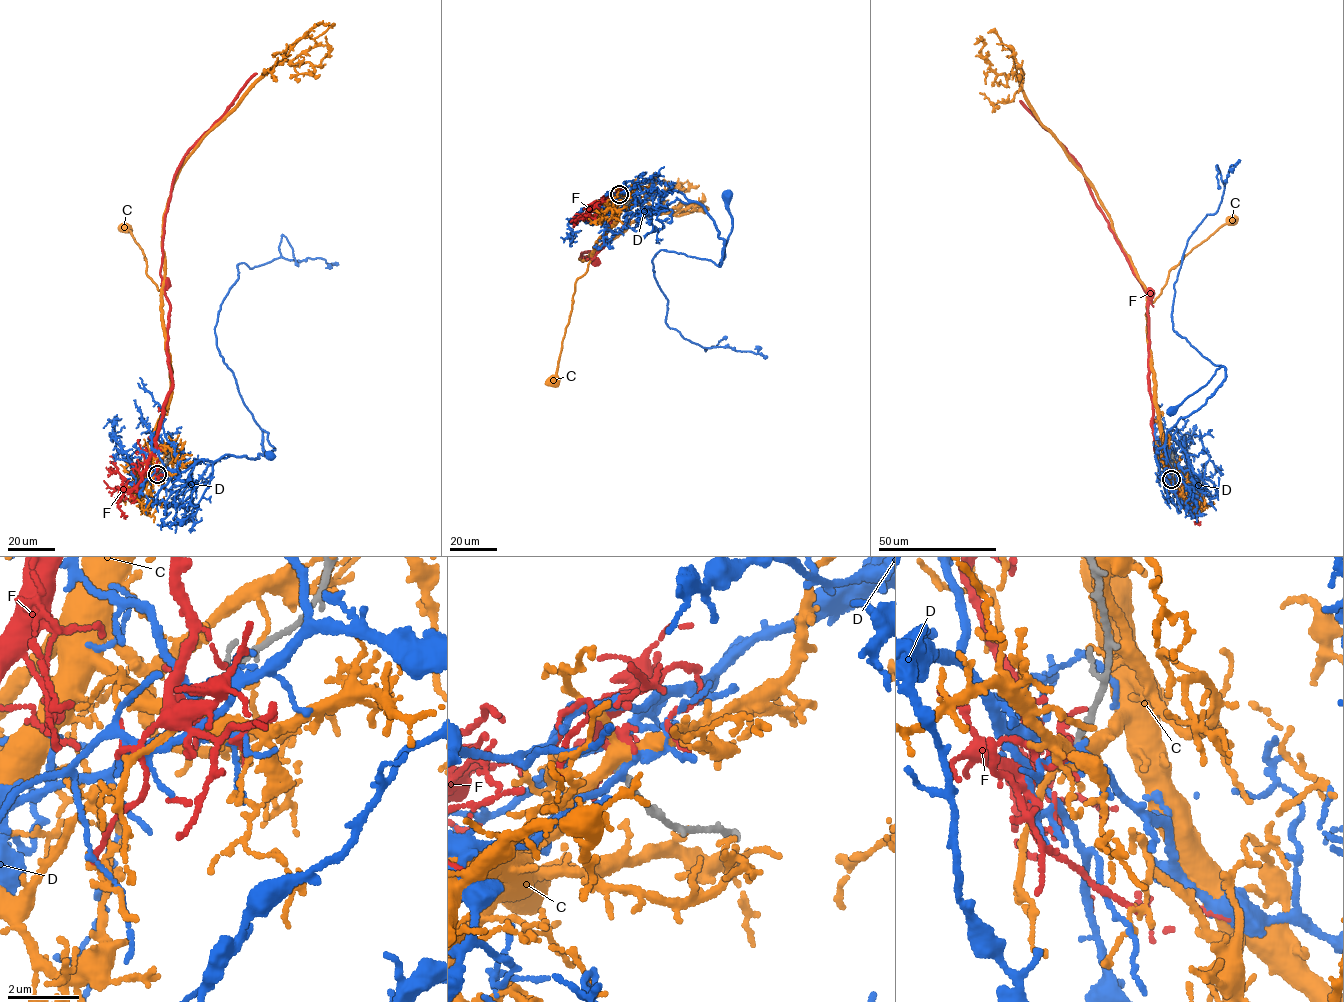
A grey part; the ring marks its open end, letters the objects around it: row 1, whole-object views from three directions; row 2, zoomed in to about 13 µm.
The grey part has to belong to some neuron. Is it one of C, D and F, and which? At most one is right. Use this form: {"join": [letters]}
{"join": ["D"]}

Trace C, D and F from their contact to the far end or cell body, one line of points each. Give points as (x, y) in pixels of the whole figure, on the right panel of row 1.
C: (1171, 479), (1175, 467), (1169, 459), (1155, 402), (1147, 304), (1161, 292), (1169, 271), (1191, 250), (1231, 221)
D: (1171, 479), (1160, 472), (1156, 451), (1168, 430), (1200, 408), (1222, 384), (1225, 368), (1217, 369), (1171, 412)
F: (1171, 478), (1155, 446), (1152, 427), (1149, 294)

